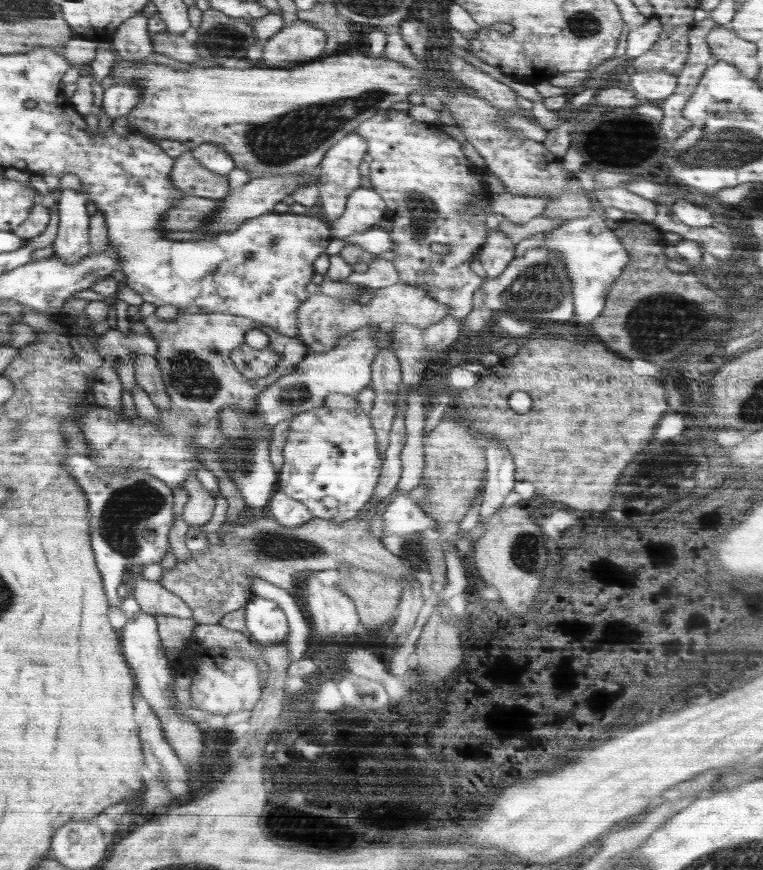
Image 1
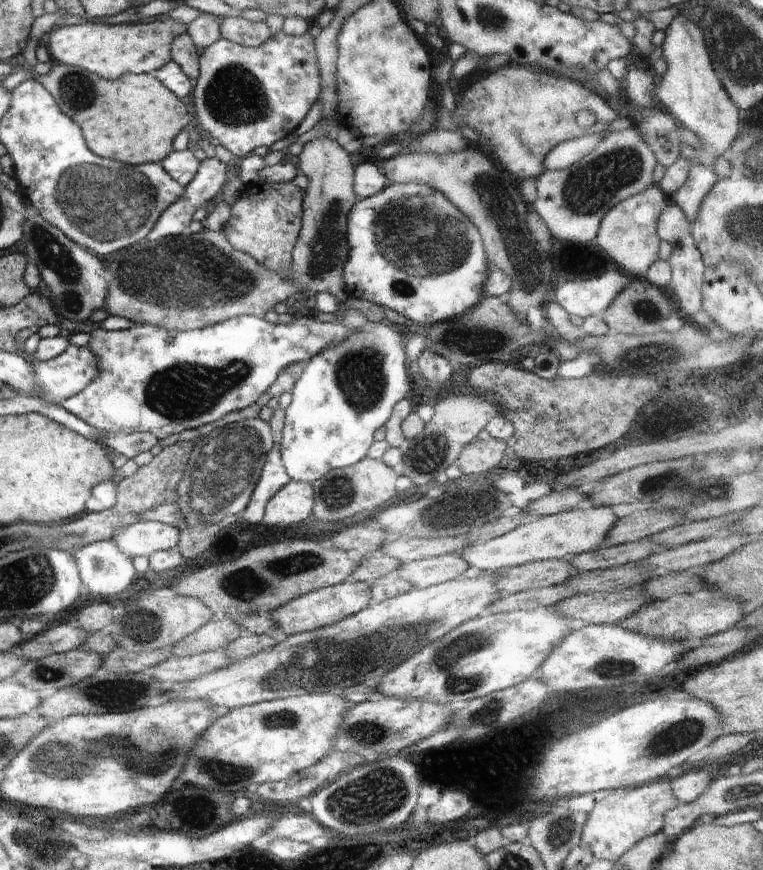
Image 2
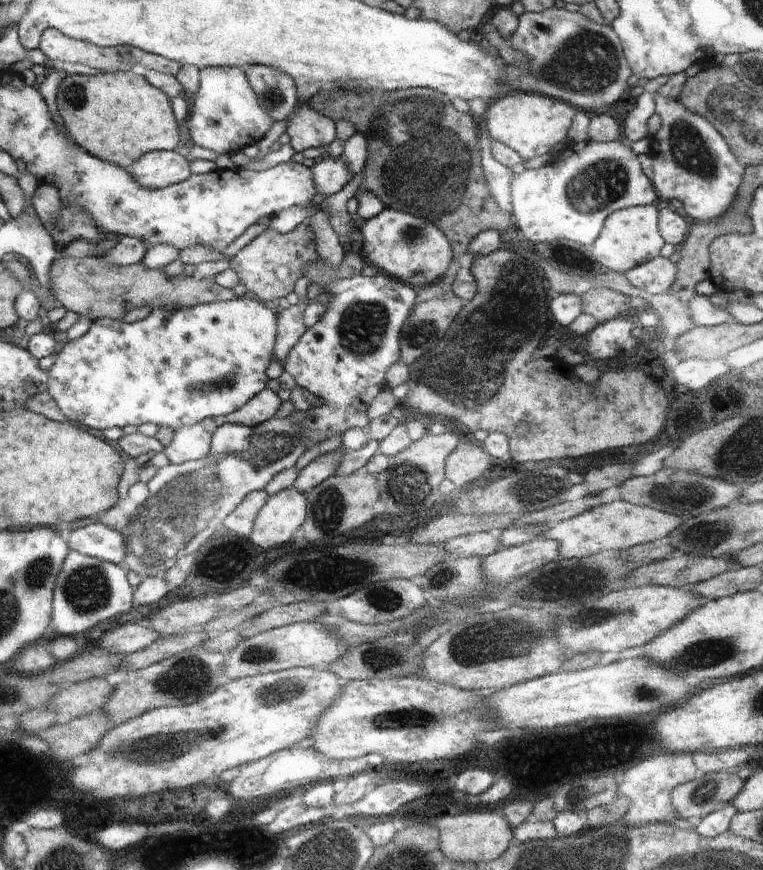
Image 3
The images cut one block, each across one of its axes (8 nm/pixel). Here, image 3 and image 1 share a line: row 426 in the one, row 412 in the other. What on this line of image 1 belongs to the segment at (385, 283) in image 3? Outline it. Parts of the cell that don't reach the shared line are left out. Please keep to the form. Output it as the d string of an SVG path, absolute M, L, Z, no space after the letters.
M323 406L294 416L287 431L282 451L284 463L277 475L277 487L290 498L302 502L316 518L333 523L355 518L374 494L383 465L383 459L379 457L377 436L368 414L360 407L354 410L331 410Z

